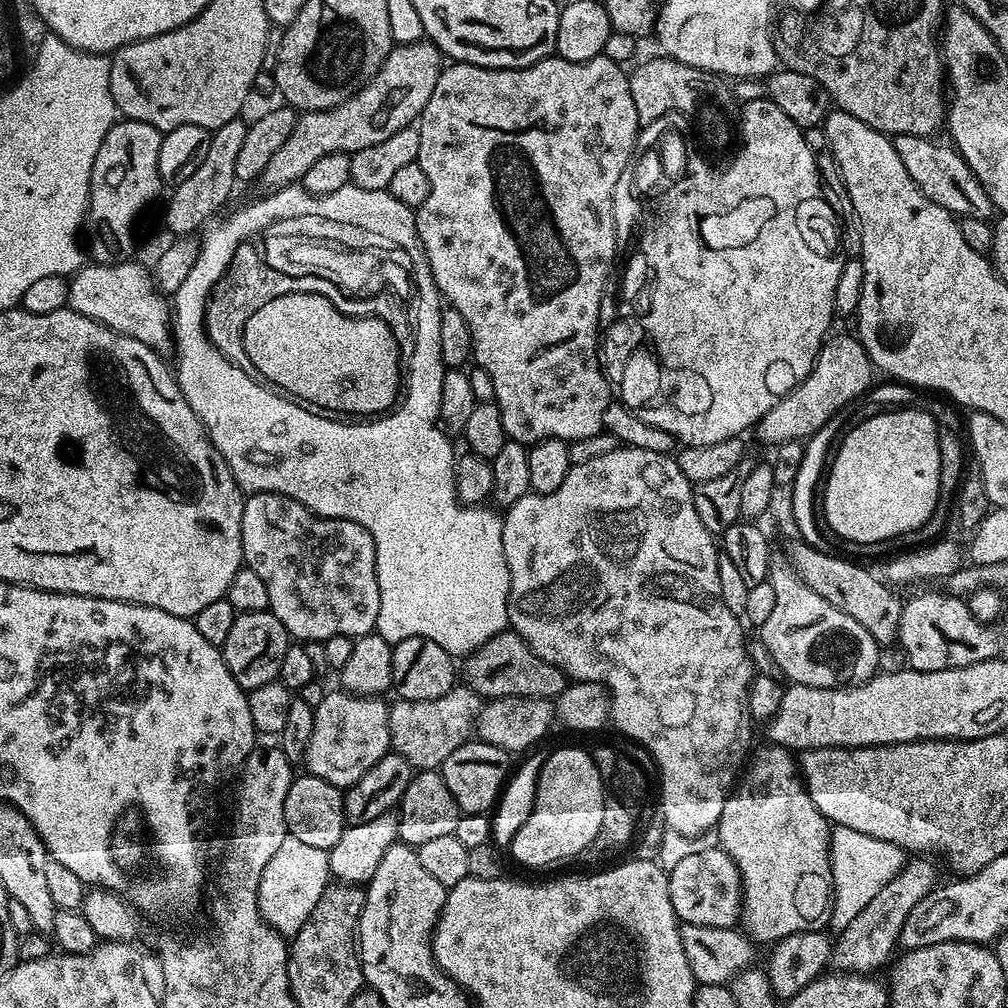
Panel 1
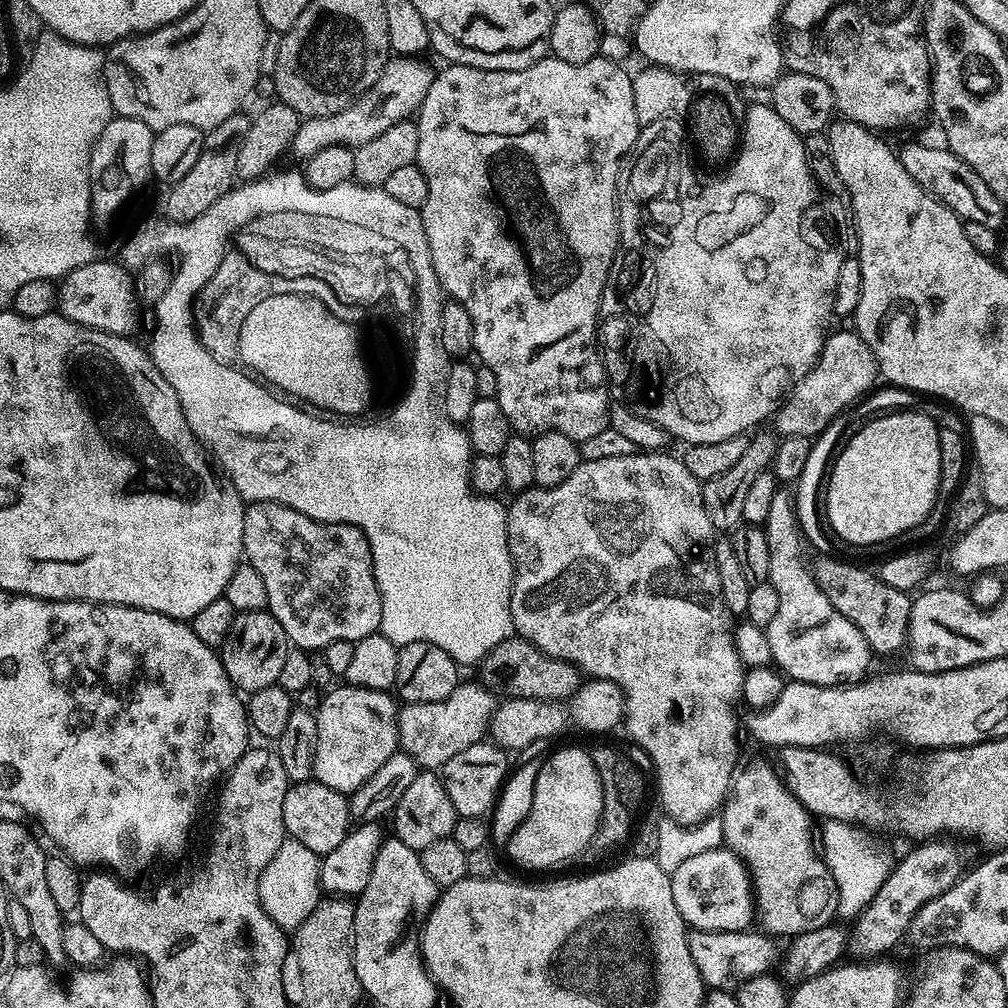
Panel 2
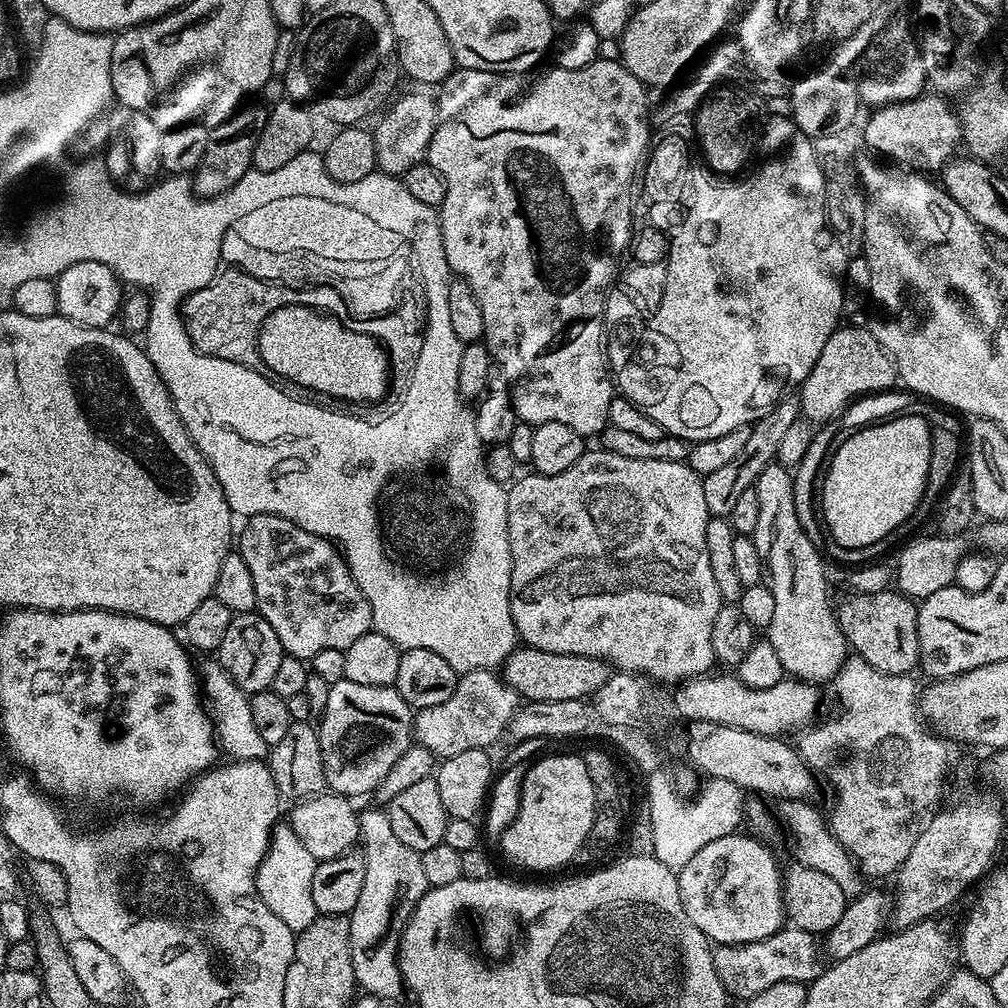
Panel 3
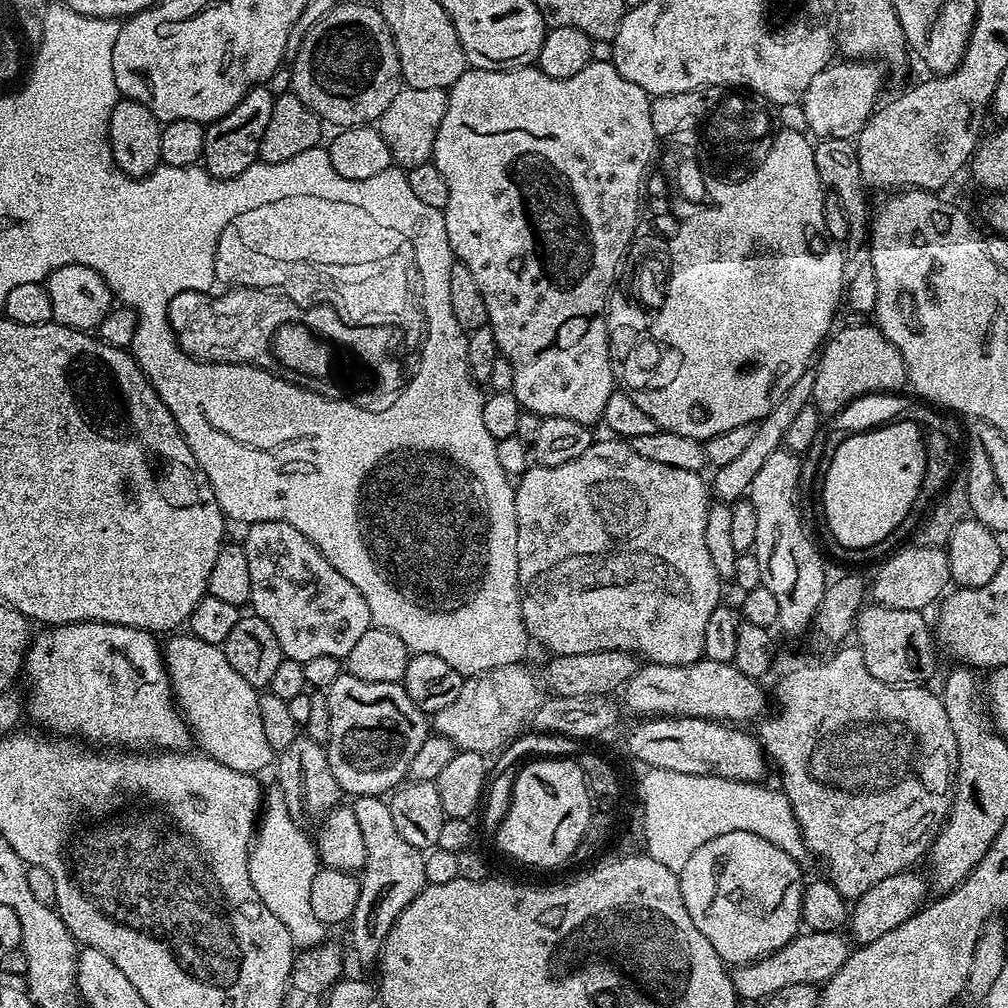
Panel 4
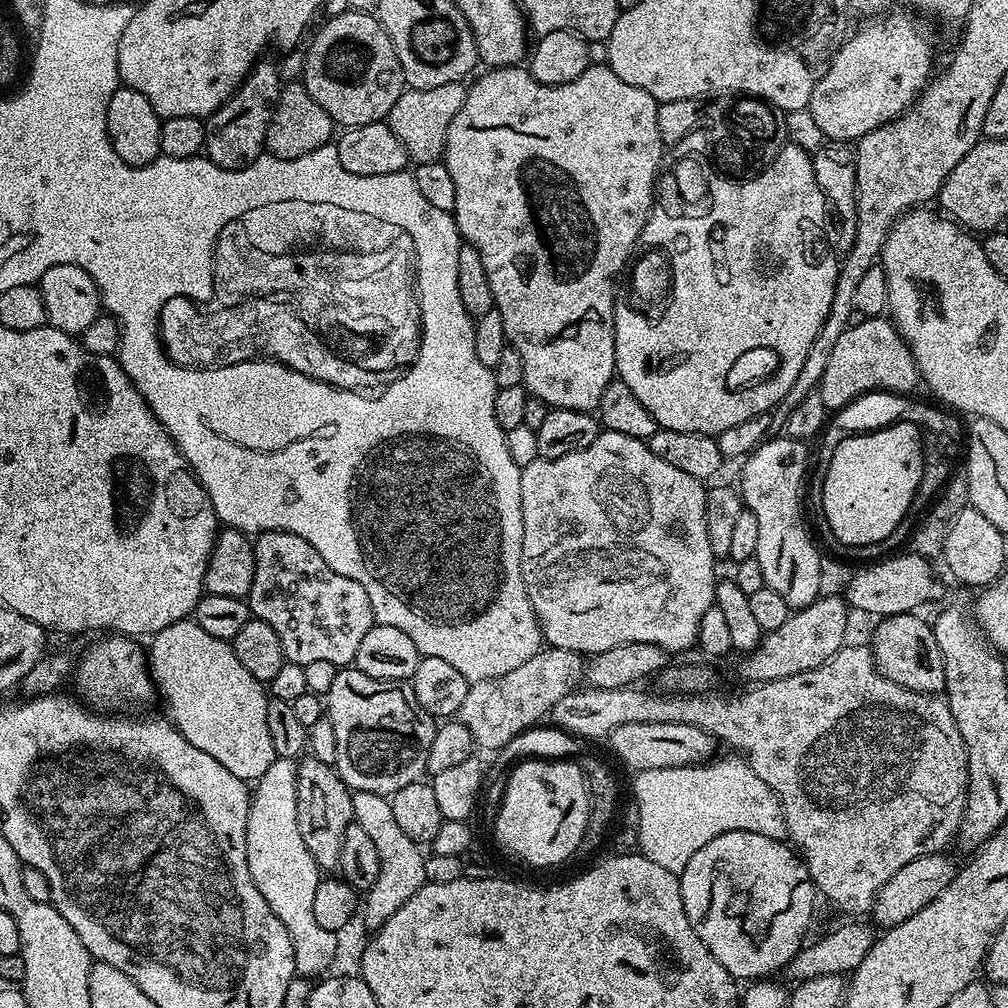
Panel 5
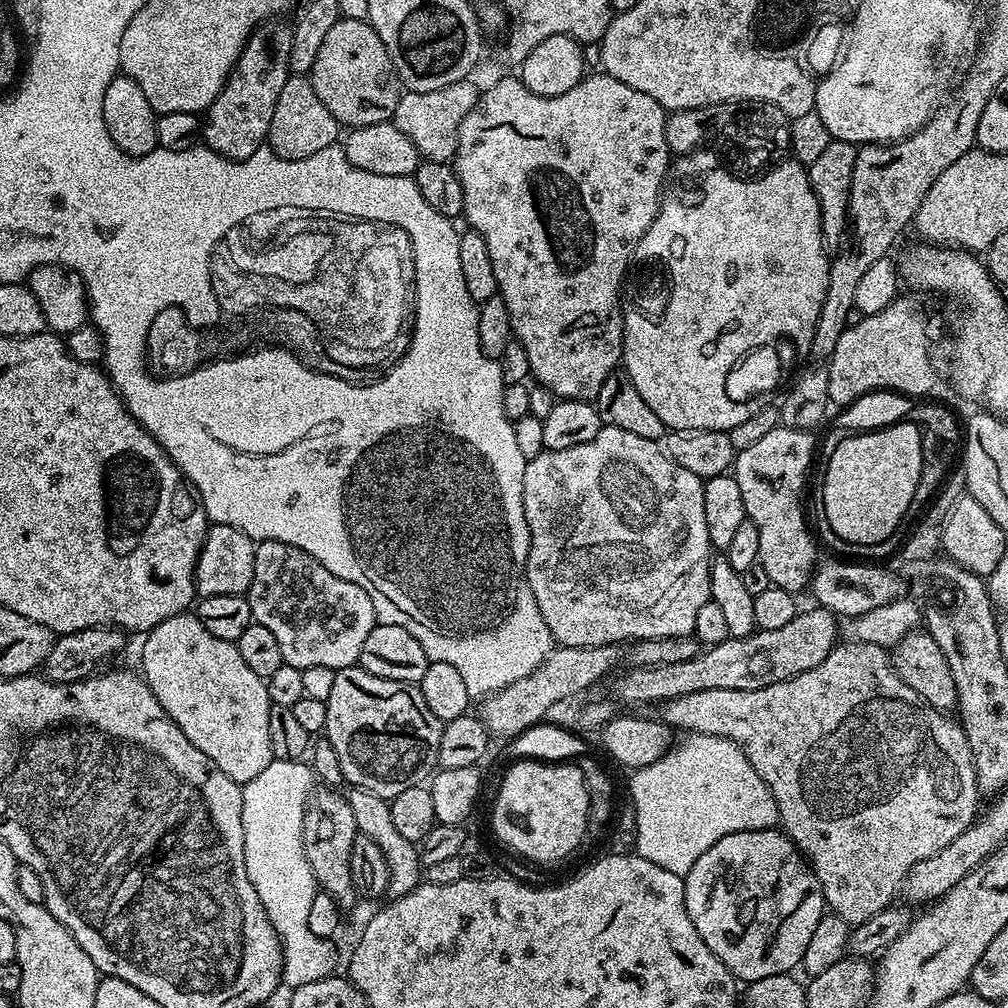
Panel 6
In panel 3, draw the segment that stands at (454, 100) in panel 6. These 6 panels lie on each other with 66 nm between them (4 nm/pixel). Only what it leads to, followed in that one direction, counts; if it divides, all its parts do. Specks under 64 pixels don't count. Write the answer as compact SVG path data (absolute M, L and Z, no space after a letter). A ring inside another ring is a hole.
M416 91L420 92L408 92L405 96L397 95L387 105L386 111L379 117L381 120L377 122L372 132L376 151L376 168L397 178L403 177L404 172L410 170L410 166L425 163L430 138L436 129L438 119L436 100L424 93L427 91Z

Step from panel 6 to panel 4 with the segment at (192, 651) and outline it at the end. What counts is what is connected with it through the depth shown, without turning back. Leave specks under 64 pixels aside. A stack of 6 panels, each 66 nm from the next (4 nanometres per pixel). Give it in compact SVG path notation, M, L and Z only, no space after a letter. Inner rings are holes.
M180 634L169 635L167 637L167 640L169 639L168 645L166 643L163 645L164 665L168 667L168 680L172 684L172 694L184 717L184 721L188 723L188 727L191 735L194 737L195 743L196 740L200 743L199 751L207 756L209 760L222 762L222 766L230 766L230 770L260 774L260 771L262 771L268 763L269 767L274 760L272 747L270 746L270 742L266 742L266 734L262 730L262 713L258 711L258 698L260 697L260 692L254 687L254 685L251 685L250 682L246 682L246 680L242 678L242 675L238 674L237 670L234 670L233 666L230 666L230 662L227 661L226 654L221 645L202 642L202 638L198 638L191 634L183 634L184 636L176 635Z

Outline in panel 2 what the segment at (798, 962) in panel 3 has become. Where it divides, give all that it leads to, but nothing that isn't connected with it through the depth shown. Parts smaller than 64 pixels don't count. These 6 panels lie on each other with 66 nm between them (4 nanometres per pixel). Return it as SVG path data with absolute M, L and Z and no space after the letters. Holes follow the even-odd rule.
M760 930L743 932L693 931L688 938L690 952L694 954L695 965L702 974L709 989L735 993L736 989L750 982L752 978L769 975L776 963L781 963L782 952L771 935Z

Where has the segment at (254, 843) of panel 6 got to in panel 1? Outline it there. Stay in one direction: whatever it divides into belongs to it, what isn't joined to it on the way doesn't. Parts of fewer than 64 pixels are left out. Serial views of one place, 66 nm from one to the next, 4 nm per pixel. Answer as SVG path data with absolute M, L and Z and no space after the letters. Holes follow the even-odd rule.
M287 836L282 846L278 846L274 858L266 862L266 870L262 870L262 878L256 891L260 917L281 936L296 936L298 930L302 930L306 918L310 918L314 906L318 906L318 898L322 898L329 884L327 851L306 846L306 842L298 842L298 838Z

